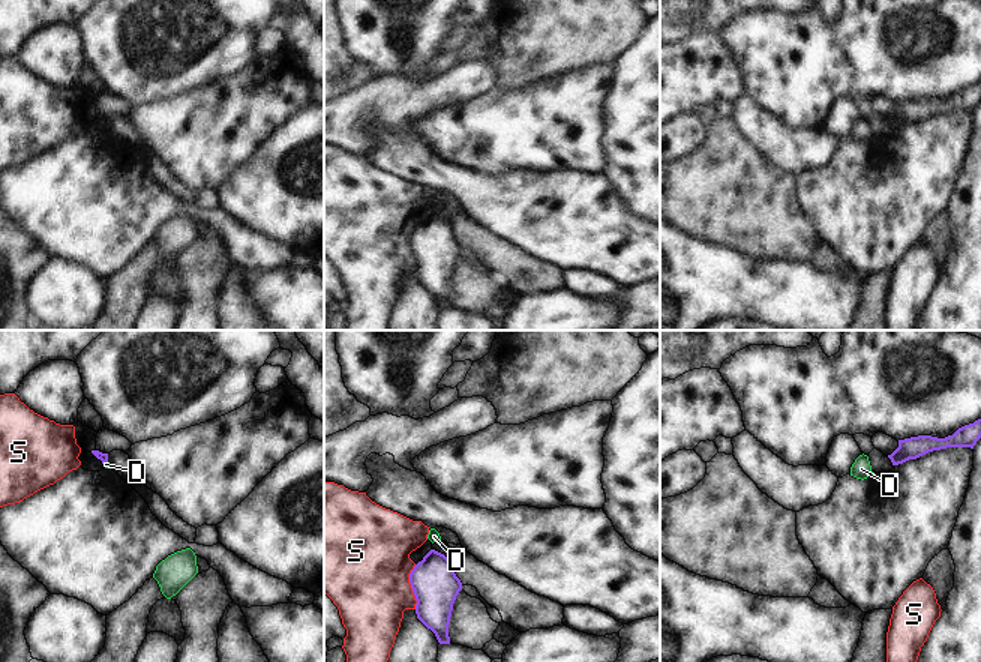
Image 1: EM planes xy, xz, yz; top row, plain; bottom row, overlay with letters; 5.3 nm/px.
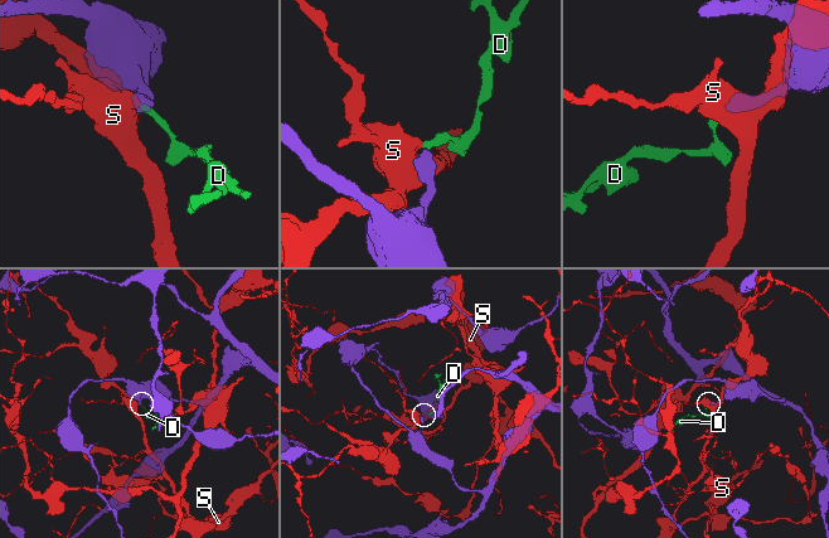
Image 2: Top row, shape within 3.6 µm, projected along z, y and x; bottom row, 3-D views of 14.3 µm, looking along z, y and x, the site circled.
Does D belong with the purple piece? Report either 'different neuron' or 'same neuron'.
different neuron

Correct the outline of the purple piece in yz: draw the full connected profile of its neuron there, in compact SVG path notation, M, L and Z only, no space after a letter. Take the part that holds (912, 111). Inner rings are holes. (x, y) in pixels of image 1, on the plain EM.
M981 83L974 87L958 92L952 99L938 102L932 99L918 99L898 104L898 111L888 119L892 129L903 128L909 123L916 123L928 116L946 111L970 111L981 102Z

